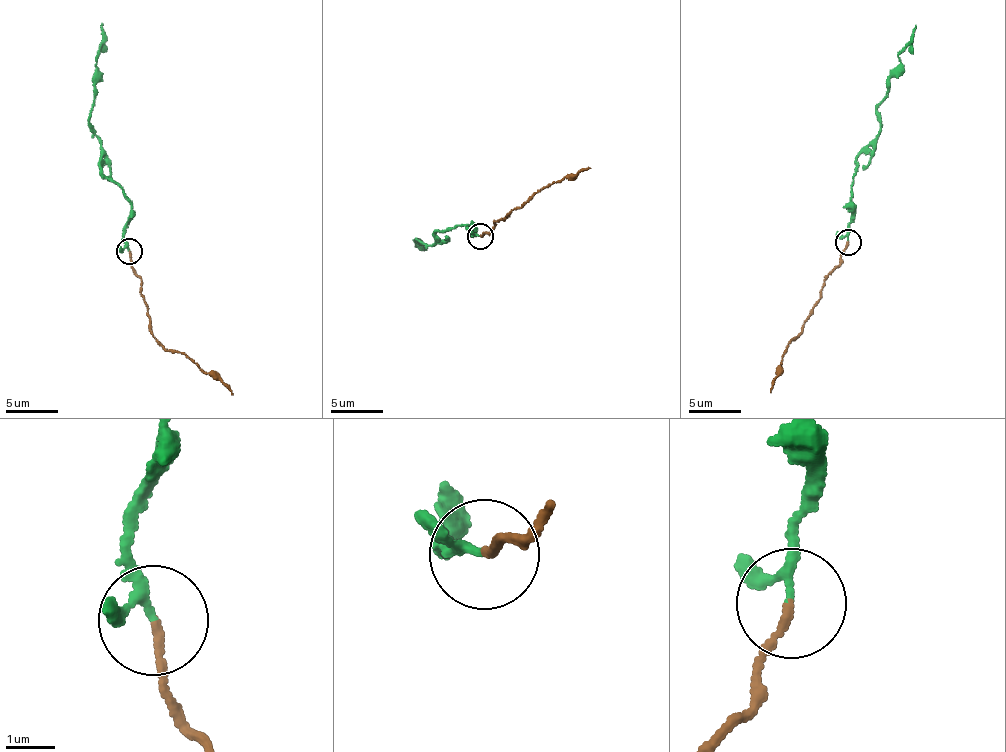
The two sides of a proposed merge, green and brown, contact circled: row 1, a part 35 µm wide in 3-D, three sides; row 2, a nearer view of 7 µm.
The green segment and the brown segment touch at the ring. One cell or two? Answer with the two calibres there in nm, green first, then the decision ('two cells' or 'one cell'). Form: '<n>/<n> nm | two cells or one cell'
140/170 nm | two cells

